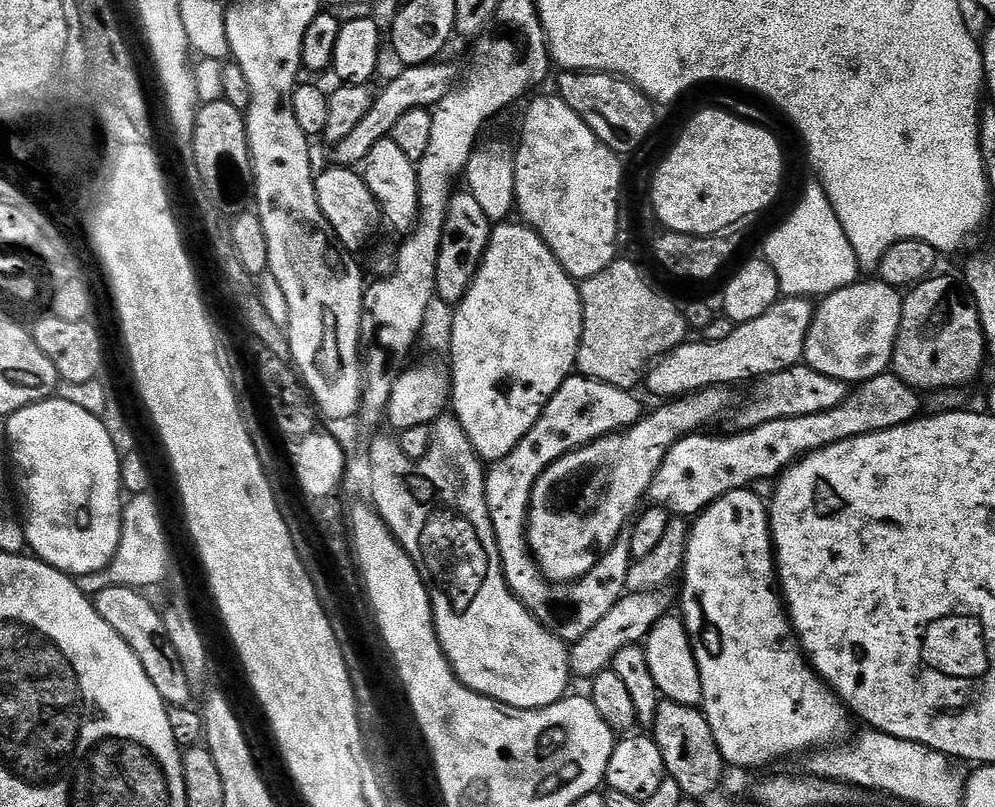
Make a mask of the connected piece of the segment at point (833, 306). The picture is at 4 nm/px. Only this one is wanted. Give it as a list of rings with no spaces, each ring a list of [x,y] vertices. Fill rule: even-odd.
[[[873,278],[863,284],[838,290],[832,296],[823,297],[824,304],[815,309],[814,319],[808,331],[806,345],[807,367],[833,378],[839,378],[849,386],[856,386],[869,376],[882,376],[889,371],[892,351],[896,345],[896,326],[902,318],[903,303],[898,302],[897,289],[888,287]]]

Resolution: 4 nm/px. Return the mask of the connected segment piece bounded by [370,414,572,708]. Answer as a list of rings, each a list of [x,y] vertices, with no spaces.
[[[452,414],[439,416],[434,421],[432,445],[426,458],[406,458],[399,439],[392,437],[391,440],[380,434],[370,446],[370,459],[375,473],[374,507],[396,541],[416,563],[416,569],[428,588],[436,637],[440,639],[442,650],[458,679],[470,690],[515,708],[545,708],[563,700],[569,691],[568,679],[572,676],[572,668],[568,665],[569,645],[544,627],[508,588],[487,510],[484,493],[486,468],[476,455],[466,430],[462,430],[460,421]]]

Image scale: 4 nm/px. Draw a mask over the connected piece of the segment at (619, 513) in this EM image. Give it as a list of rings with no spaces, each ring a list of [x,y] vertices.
[[[689,394],[664,402],[657,412],[637,419],[631,426],[566,453],[541,474],[532,488],[528,504],[526,535],[531,557],[544,579],[551,582],[579,581],[615,546],[619,532],[637,515],[640,499],[649,495],[652,479],[668,451],[677,440],[707,429],[704,427],[719,414],[720,400],[712,395],[716,394]]]

